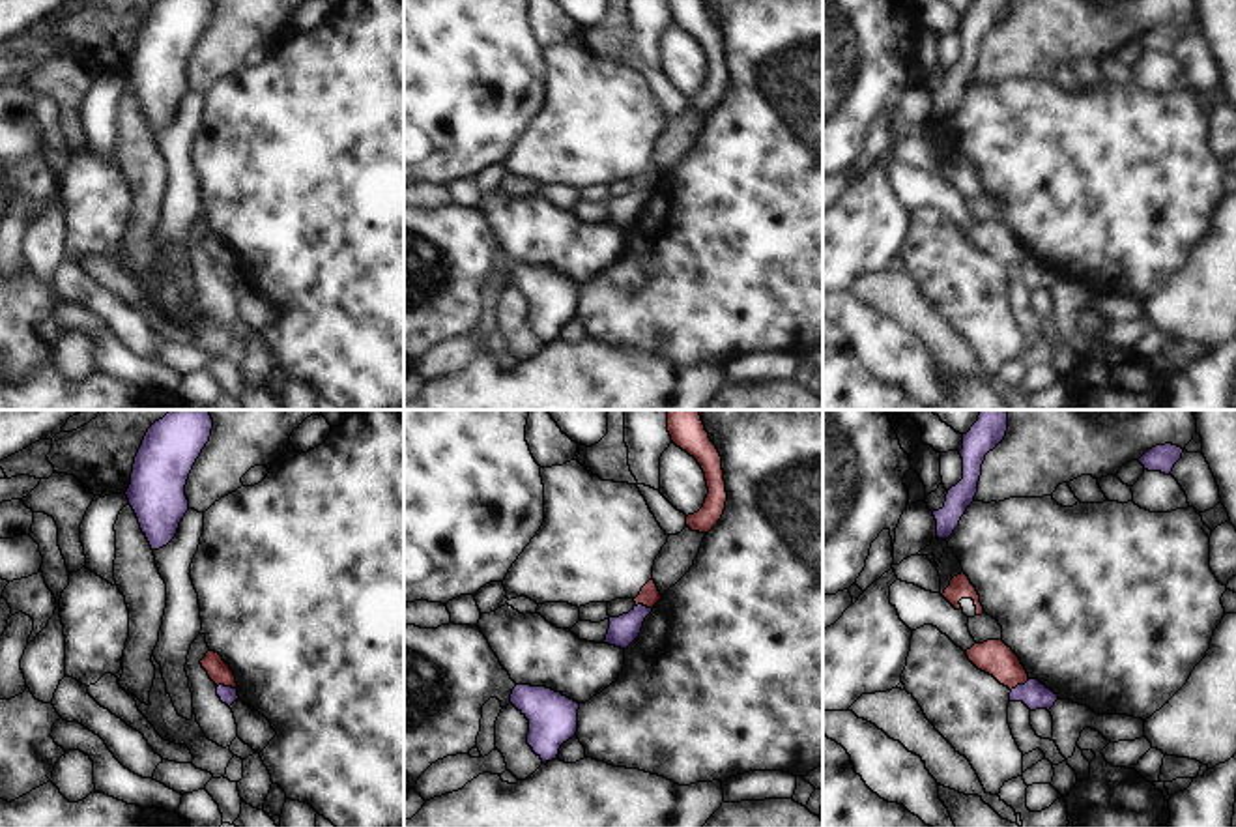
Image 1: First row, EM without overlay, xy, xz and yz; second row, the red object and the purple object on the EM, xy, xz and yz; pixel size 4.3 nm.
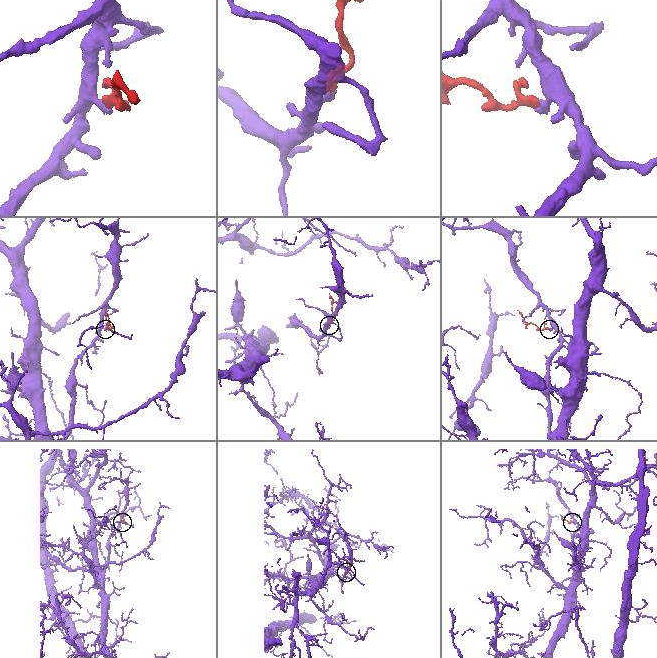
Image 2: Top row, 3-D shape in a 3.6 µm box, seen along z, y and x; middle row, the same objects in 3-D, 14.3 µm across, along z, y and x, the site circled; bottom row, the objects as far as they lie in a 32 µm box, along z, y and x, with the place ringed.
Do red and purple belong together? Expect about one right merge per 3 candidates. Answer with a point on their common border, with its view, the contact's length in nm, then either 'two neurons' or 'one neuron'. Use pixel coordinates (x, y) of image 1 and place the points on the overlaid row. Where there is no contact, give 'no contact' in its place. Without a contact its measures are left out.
xy (227, 685) | 80 nm | two neurons

